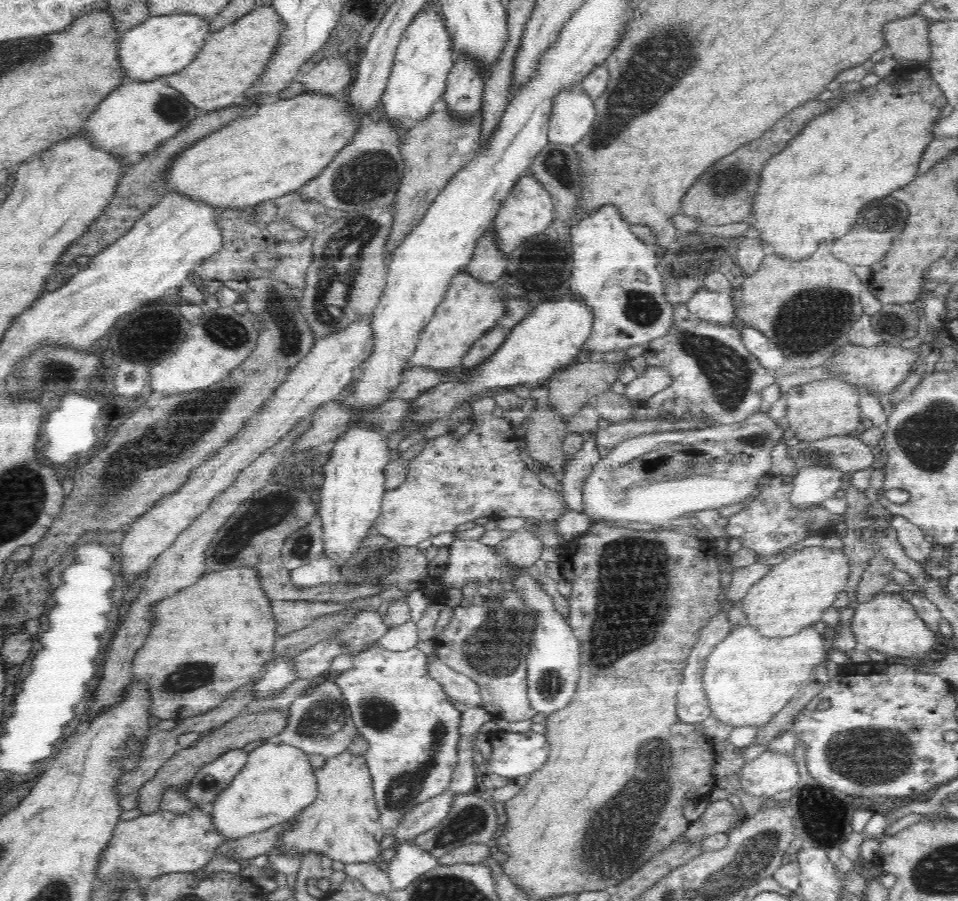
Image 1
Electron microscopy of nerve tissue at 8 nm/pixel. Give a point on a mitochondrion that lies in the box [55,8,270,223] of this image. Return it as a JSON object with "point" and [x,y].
{"point":[170,109]}

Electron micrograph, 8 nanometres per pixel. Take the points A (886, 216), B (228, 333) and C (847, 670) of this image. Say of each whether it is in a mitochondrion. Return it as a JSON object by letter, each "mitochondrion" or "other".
{"A":"mitochondrion","B":"mitochondrion","C":"other"}

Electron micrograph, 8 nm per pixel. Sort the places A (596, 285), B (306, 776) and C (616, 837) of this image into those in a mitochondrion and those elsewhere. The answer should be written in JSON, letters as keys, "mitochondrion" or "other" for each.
{"A":"other","B":"other","C":"mitochondrion"}

